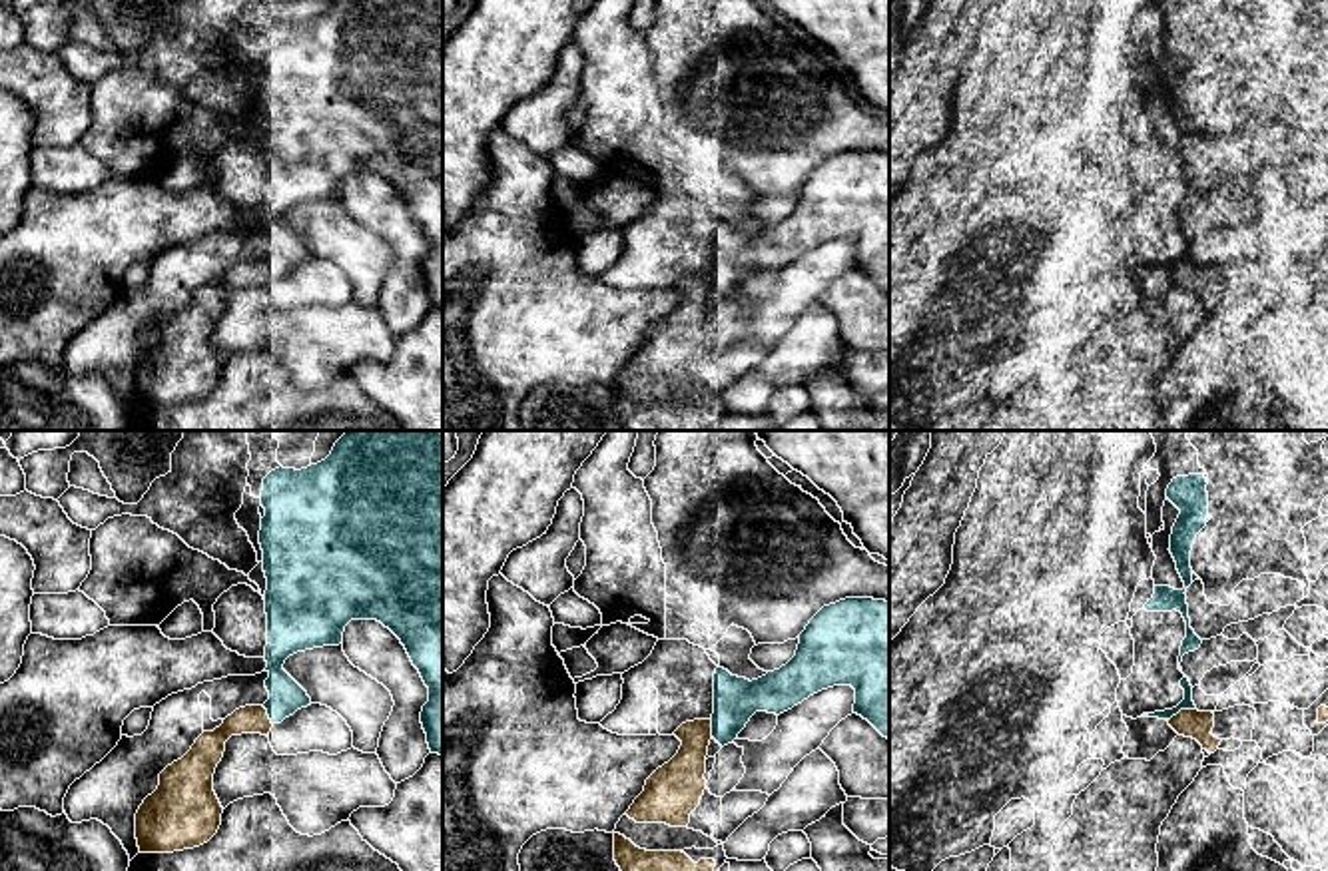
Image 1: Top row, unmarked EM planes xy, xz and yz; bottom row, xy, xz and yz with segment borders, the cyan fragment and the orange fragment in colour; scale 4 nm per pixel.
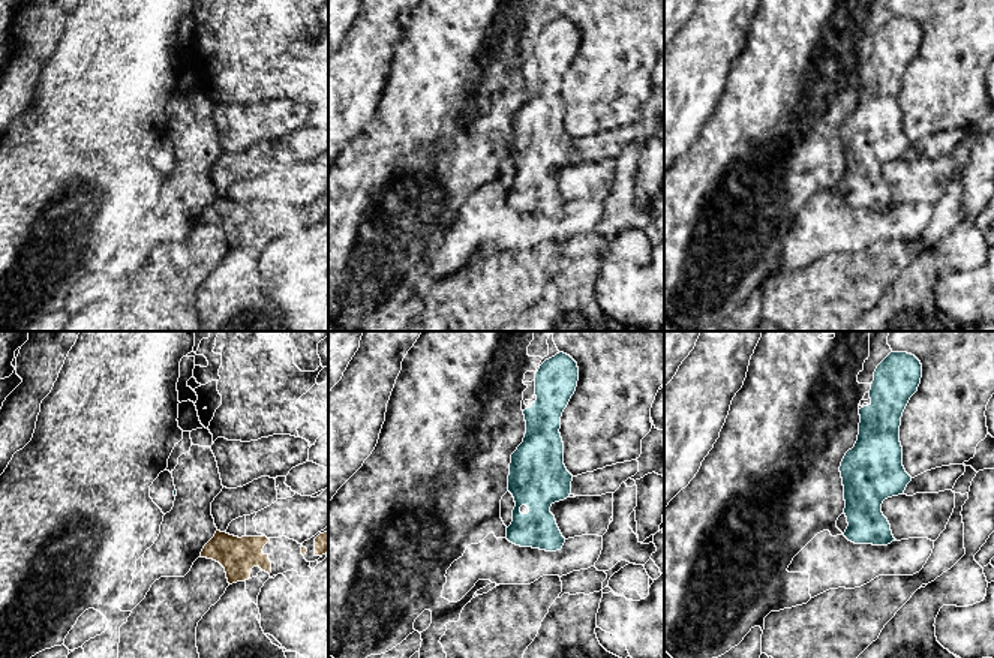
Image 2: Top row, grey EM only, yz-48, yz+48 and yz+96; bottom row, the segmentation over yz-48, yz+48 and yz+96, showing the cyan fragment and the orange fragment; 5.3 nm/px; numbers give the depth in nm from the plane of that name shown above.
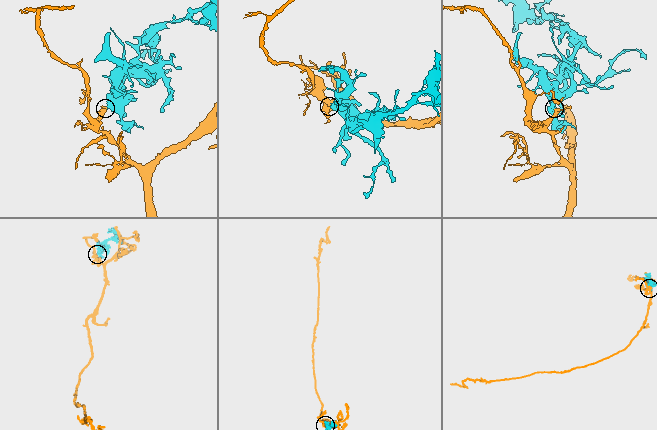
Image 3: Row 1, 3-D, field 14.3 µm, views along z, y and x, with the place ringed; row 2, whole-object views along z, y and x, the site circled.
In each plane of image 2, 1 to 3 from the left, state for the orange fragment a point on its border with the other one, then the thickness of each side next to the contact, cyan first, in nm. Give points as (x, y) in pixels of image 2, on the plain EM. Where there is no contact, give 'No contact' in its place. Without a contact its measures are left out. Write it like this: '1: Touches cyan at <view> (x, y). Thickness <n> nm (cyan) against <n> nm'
1: No contact
2: No contact
3: No contact

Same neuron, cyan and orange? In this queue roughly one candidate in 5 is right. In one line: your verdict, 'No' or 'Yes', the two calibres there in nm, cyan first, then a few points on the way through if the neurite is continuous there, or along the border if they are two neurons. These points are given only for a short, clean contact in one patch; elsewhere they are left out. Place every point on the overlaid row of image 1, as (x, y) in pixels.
No. Thickness 50 nm (cyan) against 120 nm

